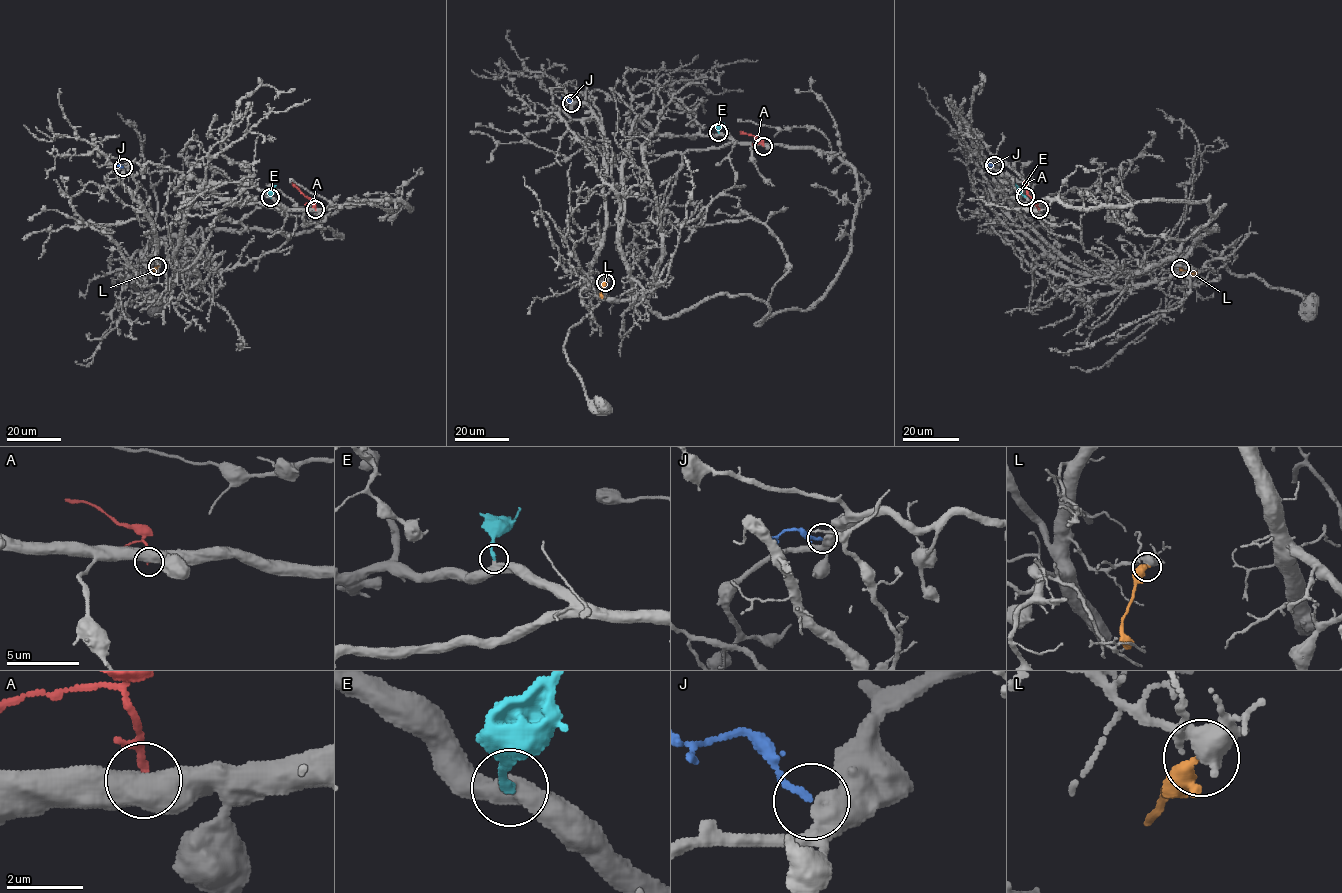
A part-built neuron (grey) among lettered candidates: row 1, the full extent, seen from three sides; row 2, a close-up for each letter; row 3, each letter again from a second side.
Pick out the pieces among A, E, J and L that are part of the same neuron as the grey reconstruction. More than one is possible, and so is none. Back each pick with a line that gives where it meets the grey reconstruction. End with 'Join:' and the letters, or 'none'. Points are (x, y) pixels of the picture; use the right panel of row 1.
E: contact (1025, 196)
Join: E

